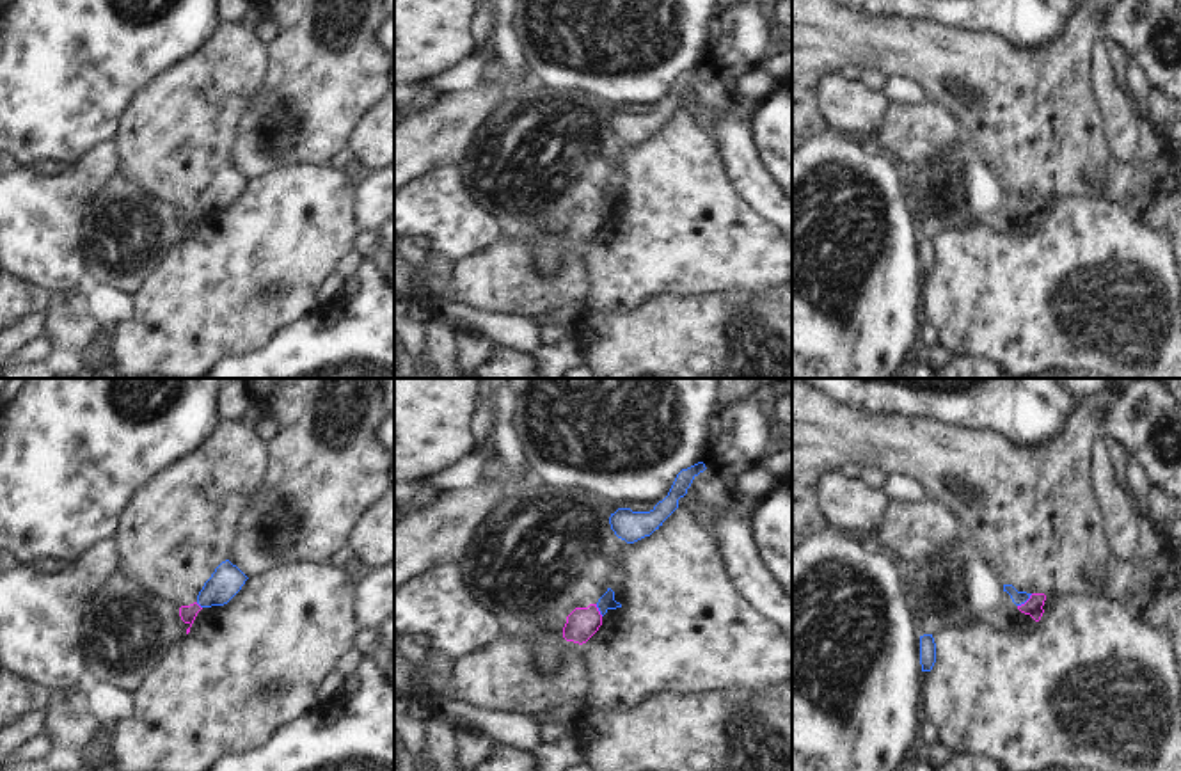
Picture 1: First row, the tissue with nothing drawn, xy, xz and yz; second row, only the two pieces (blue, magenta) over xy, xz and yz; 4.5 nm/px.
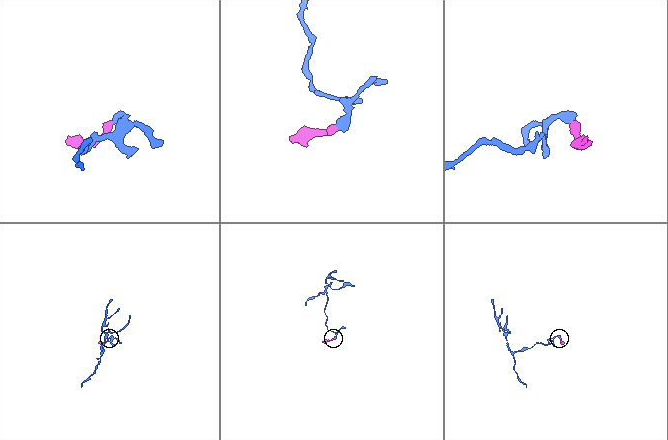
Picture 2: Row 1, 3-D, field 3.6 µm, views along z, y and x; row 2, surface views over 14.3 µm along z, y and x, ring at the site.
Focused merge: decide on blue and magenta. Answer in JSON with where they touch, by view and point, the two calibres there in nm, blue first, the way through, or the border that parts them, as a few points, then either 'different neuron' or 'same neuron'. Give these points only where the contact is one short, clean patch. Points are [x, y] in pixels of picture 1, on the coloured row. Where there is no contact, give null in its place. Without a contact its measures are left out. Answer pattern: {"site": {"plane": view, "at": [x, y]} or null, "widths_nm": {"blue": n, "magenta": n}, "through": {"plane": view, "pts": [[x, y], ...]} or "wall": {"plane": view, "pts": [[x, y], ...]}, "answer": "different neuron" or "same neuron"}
{"site": {"plane": "yz", "at": [1025, 601]}, "widths_nm": {"blue": 60, "magenta": 80}, "wall": {"plane": "yz", "pts": [[1032, 594], [1018, 606]]}, "answer": "different neuron"}

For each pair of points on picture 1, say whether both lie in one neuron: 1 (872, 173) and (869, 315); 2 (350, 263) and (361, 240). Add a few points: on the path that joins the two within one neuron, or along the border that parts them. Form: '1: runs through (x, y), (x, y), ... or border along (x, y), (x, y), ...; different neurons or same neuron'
1: runs through (890, 208), (888, 247), (869, 279); same neuron
2: border along (354, 247), (361, 256); different neurons

